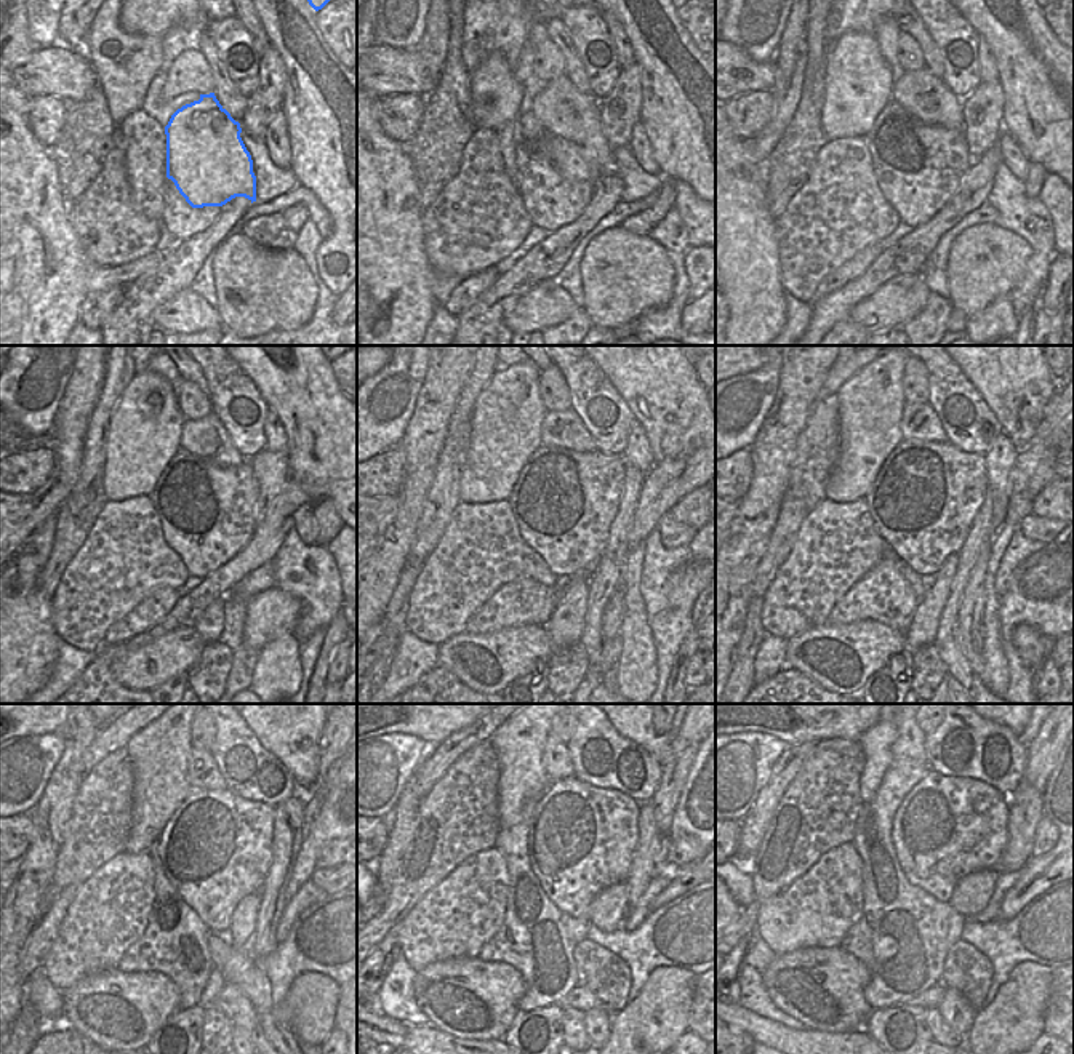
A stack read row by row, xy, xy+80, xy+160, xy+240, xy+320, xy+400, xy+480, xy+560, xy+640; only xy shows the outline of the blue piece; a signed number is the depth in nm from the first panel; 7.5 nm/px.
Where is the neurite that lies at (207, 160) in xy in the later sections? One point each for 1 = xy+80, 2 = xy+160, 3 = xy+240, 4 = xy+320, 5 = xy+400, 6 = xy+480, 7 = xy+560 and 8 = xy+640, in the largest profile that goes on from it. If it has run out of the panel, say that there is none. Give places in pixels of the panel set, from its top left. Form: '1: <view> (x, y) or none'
1: xy+80 (565, 111)
2: xy+160 (925, 96)
3: xy+240 (207, 437)
4: xy+320 (564, 429)
5: xy+400 (919, 421)
6: xy+480 (202, 773)
7: xy+560 (557, 762)
8: xy+640 (909, 742)

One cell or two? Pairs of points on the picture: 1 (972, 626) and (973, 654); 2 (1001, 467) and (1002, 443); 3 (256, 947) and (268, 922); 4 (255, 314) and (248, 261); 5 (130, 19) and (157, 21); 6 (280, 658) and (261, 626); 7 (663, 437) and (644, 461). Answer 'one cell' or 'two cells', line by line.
1: one cell
2: one cell
3: one cell
4: one cell
5: one cell
6: two cells
7: two cells

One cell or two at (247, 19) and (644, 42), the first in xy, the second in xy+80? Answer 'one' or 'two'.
two

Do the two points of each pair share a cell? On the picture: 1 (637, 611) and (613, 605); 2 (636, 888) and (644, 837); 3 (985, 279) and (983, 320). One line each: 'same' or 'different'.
1: different
2: same
3: different

